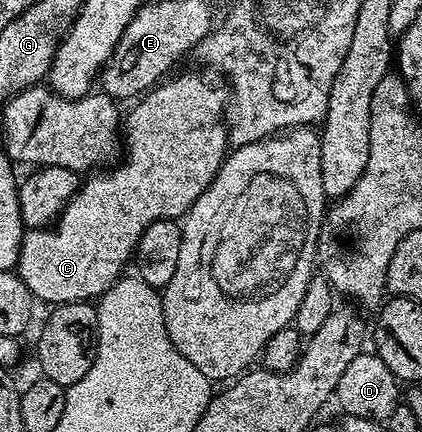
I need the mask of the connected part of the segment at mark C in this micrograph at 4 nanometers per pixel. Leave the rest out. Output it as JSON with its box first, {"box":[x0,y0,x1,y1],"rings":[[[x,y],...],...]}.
{"box":[17,69,229,304],"rings":[[[213,69],[199,70],[203,71],[187,71],[176,79],[168,78],[146,92],[125,115],[127,163],[92,174],[88,178],[92,179],[80,186],[52,226],[36,227],[24,234],[17,273],[40,304],[98,300],[124,274],[123,266],[130,259],[132,262],[145,229],[158,219],[182,220],[218,175],[229,154],[225,122],[225,92],[229,84]]]}

